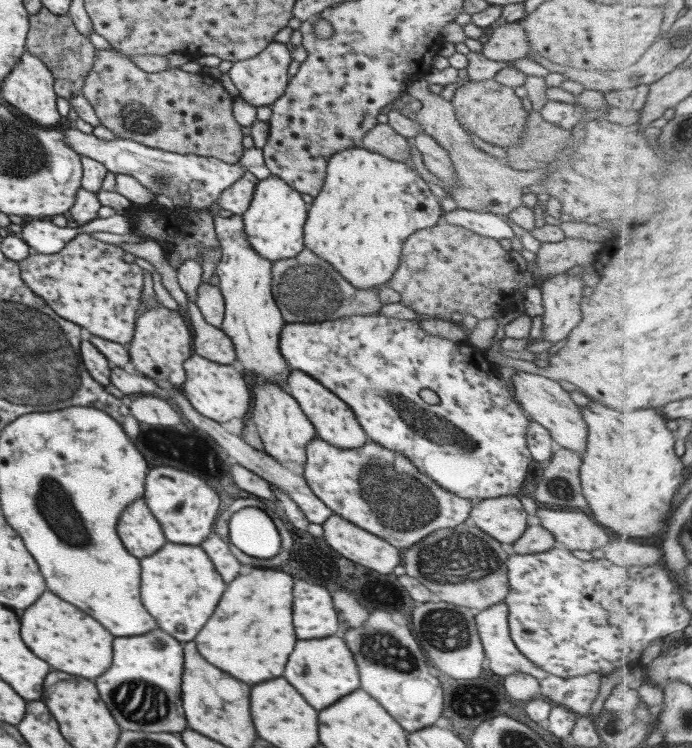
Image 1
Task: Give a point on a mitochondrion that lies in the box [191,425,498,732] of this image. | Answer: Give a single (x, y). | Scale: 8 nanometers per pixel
(397, 503)

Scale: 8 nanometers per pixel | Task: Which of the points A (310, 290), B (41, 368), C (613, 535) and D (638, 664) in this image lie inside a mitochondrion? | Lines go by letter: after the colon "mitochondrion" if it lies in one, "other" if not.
A: mitochondrion
B: mitochondrion
C: other
D: other

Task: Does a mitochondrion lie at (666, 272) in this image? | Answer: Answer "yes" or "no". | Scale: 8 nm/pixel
yes

